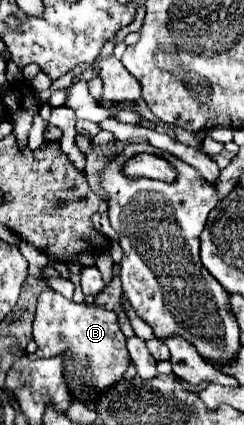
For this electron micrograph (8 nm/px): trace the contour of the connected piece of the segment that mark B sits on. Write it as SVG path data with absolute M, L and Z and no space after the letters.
M46 289L40 293L36 303L36 315L34 315L34 341L38 343L38 357L54 357L62 355L64 351L72 351L74 357L66 359L66 381L70 387L70 393L74 397L80 397L84 405L94 409L94 397L98 397L98 391L114 385L122 379L122 375L128 369L128 349L126 349L126 337L120 331L118 319L114 311L100 309L96 305L86 303L74 303L60 293Z

